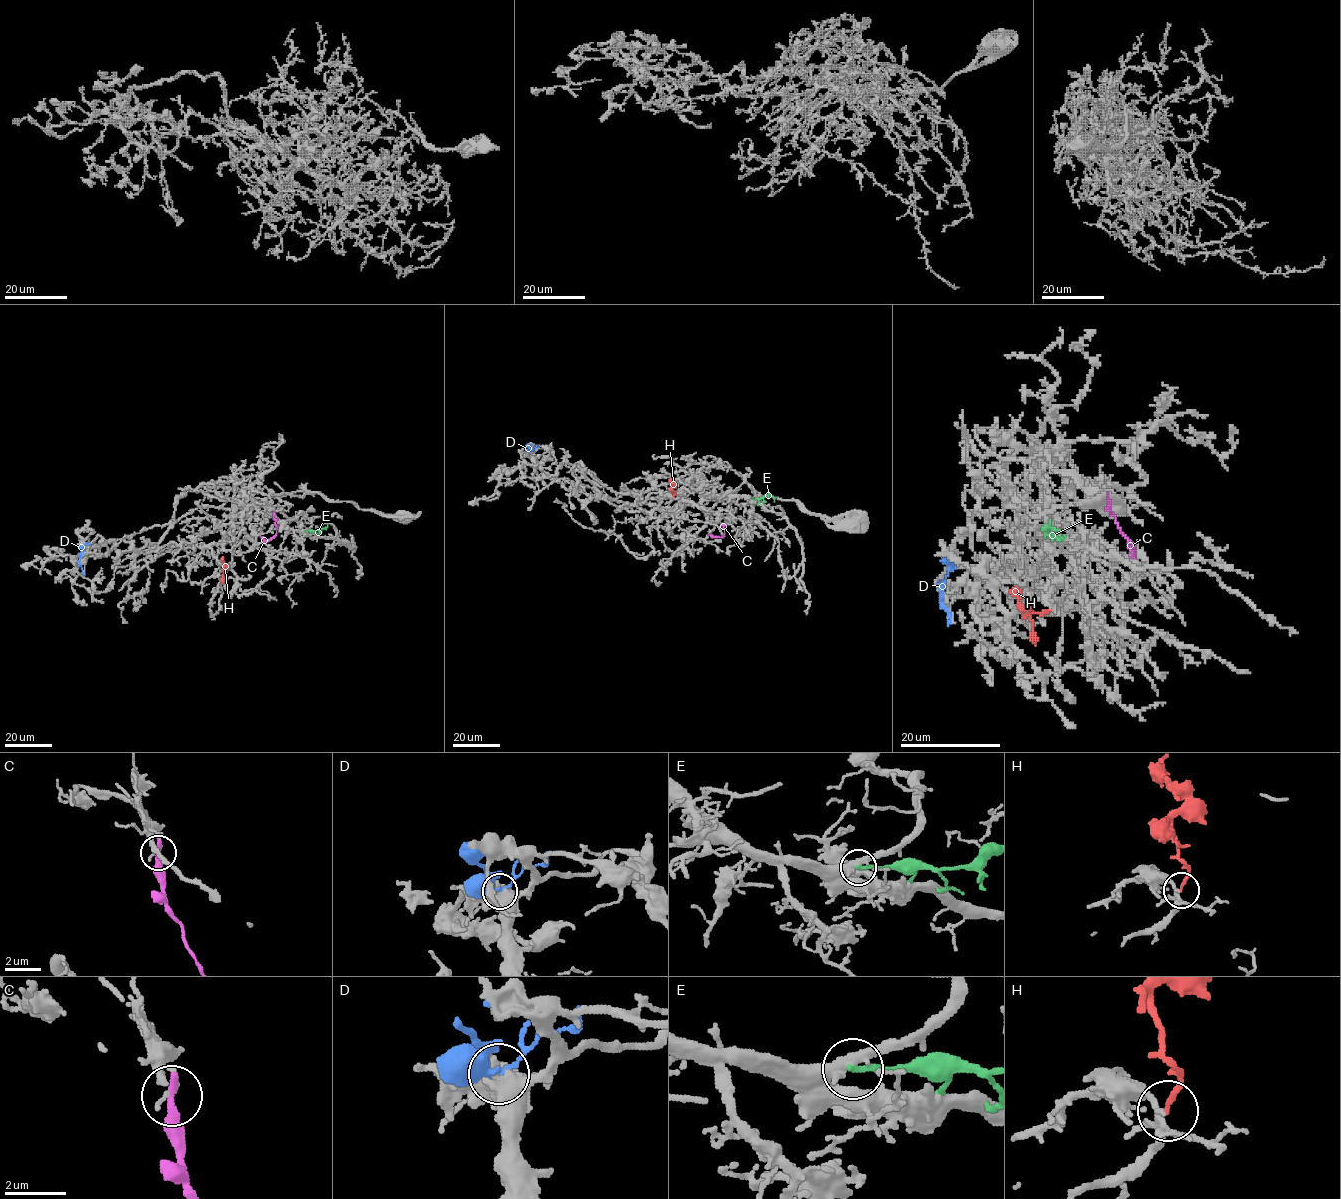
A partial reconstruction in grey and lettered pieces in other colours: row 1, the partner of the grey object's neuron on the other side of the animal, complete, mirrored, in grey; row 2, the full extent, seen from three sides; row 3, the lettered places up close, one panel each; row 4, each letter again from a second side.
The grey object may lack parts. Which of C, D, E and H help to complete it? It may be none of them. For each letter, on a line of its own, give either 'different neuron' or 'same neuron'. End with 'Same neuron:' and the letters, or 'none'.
C: different neuron
D: different neuron
E: different neuron
H: different neuron
Same neuron: none

